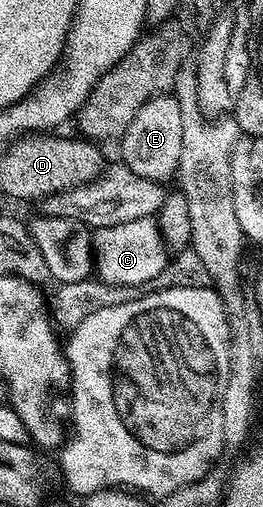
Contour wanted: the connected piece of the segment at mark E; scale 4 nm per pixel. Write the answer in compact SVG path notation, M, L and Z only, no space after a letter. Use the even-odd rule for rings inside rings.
M174 95L154 97L133 115L133 123L123 132L121 146L123 145L122 164L129 167L141 179L153 179L160 183L174 178L179 171L181 159L181 107Z

